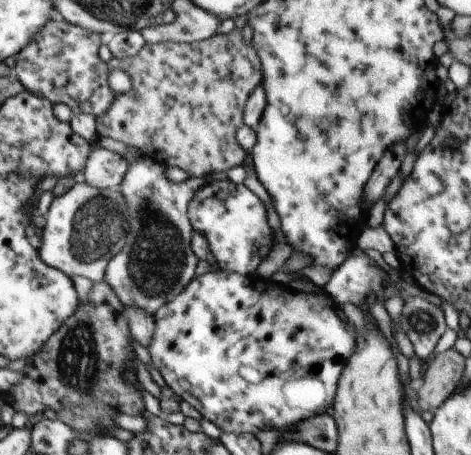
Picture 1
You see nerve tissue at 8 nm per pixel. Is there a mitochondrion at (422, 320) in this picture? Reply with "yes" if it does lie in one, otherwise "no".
yes

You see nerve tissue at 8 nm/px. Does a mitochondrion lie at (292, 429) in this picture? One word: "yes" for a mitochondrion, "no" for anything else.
no

